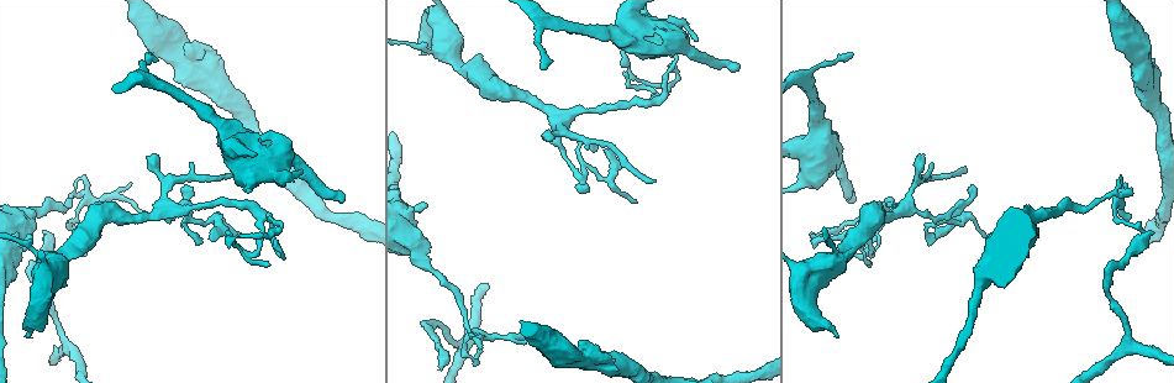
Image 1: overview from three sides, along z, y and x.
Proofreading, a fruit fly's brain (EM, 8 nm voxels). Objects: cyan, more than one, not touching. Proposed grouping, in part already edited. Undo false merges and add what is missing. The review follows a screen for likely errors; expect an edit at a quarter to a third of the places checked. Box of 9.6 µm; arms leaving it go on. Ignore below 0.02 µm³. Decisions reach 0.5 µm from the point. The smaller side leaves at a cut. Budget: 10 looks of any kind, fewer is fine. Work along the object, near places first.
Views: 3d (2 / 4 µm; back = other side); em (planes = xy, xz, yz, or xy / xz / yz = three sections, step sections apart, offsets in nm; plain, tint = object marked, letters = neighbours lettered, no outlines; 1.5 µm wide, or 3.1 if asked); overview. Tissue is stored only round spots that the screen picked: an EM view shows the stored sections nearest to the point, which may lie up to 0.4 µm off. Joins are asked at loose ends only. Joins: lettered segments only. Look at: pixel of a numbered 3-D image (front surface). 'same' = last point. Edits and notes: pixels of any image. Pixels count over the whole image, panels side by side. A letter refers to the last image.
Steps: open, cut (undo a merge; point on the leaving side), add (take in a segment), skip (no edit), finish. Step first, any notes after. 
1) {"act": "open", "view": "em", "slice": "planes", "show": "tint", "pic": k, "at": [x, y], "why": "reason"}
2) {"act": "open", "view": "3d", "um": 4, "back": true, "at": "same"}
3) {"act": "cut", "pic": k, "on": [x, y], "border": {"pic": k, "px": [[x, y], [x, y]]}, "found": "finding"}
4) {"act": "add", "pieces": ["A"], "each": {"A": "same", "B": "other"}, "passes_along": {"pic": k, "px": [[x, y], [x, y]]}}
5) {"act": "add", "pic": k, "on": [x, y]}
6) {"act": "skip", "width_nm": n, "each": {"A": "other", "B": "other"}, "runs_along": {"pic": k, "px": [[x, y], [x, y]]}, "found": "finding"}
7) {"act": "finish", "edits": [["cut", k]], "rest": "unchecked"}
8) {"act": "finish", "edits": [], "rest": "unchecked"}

{"act": "open", "view": "3d", "um": 2, "pic": 1, "at": [656, 97], "why": "abrupt turn"}

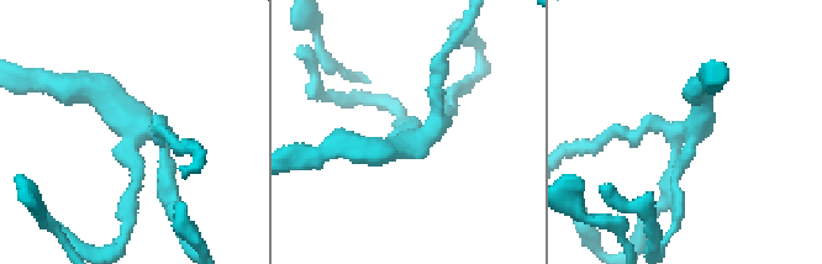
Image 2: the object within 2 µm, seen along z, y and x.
{"act": "open", "view": "em", "slice": "yz", "step": 8, "show": "tint", "pic": 2, "at": [131, 133]}

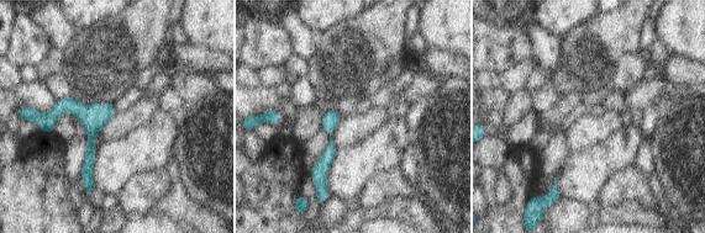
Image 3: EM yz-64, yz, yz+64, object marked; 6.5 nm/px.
{"act": "open", "view": "em", "slice": "planes", "show": "letters", "at": "same", "why": "another direction"}

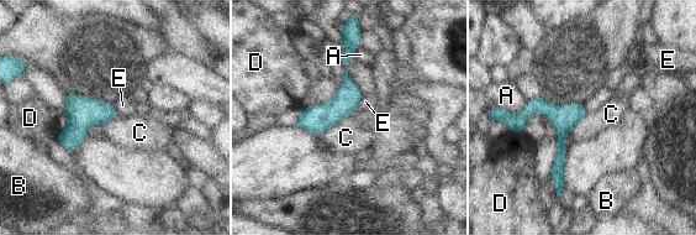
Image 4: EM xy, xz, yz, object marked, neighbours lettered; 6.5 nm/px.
{"act": "skip", "longest_contact_nm": ["C", 300], "each": {"A": "other", "B": "other", "C": "other", "D": "other", "E": "other"}, "border": {"pic": 4, "px": [[354, 110], [326, 128], [317, 136]]}, "found": "one cell here"}

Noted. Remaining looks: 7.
{"act": "open", "view": "em", "slice": "planes", "show": "letters", "pic": 1, "at": [812, 236], "why": "touches itself"}

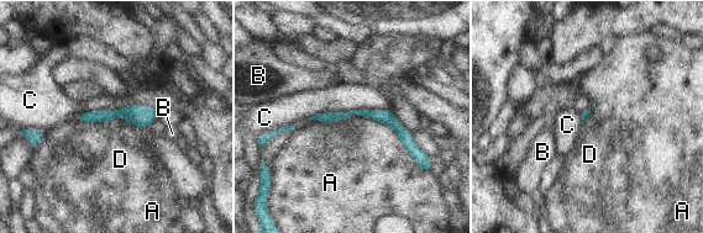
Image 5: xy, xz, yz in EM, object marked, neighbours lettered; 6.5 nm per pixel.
{"act": "skip", "each": {"A": "other", "B": "other", "C": "other", "D": "other"}, "border": {"pic": 5, "px": [[309, 118], [381, 121], [423, 168]]}, "found": "all the same cell"}

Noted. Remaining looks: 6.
{"act": "open", "view": "3d", "um": 4, "back": true, "pic": 1, "at": [30, 336], "why": "an open end"}

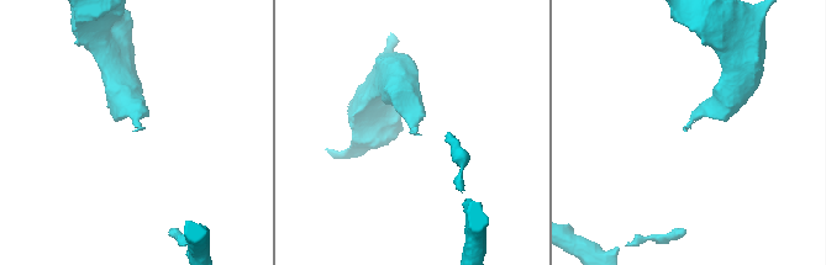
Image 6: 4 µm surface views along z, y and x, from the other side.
{"act": "open", "view": "em", "slice": "xy", "step": 4, "show": "letters", "pic": 6, "at": [686, 130]}

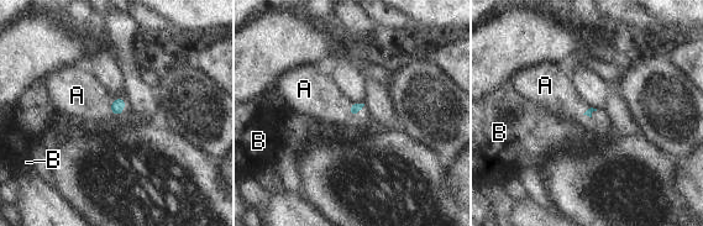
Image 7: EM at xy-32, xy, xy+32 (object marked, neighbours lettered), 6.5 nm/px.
{"act": "open", "view": "em", "slice": "planes", "show": "letters", "at": "same"}

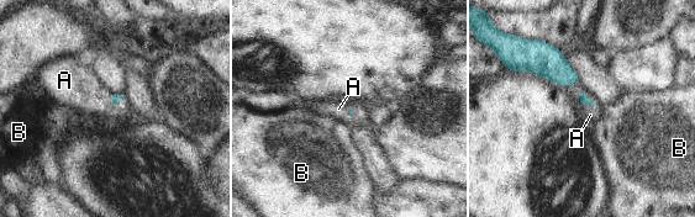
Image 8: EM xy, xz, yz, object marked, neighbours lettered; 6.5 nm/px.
{"act": "add", "pieces": ["A"], "each": {"A": "same", "B": "other"}, "passes_along": {"pic": 8, "px": [[584, 101], [586, 98], [590, 115]]}, "found": "the cell continues"}

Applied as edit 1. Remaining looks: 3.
{"act": "finish", "edits": [["add", 8]], "rest": "unchecked"}

